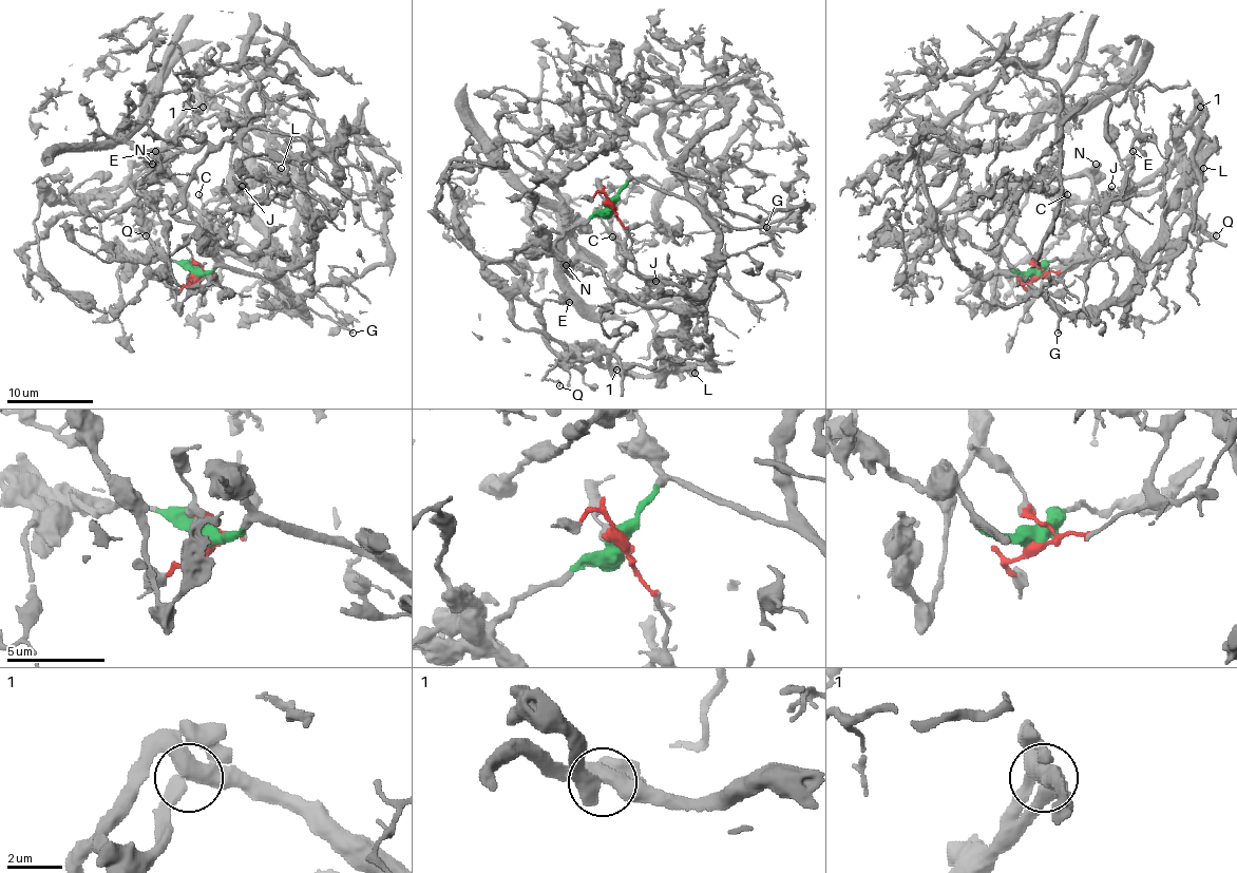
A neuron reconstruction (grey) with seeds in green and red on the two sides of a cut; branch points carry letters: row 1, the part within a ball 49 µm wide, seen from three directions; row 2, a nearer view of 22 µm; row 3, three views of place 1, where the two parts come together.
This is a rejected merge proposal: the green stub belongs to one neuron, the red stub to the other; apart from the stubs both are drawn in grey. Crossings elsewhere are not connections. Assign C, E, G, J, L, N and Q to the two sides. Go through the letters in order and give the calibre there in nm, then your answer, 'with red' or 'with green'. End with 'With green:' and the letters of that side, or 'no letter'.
C: 140 nm | with red
E: 420 nm | with red
G: 240 nm | with green
J: 260 nm | with red
L: 600 nm | with green
N: 550 nm | with green
Q: 110 nm | with red
With green: G, L, N

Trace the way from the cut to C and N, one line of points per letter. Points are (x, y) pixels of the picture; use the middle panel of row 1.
C: (611, 205), (630, 240), (624, 261), (624, 246), (613, 236)
N: (611, 205), (632, 178), (685, 196), (715, 234), (710, 278), (687, 306), (639, 306), (595, 265), (566, 265)

